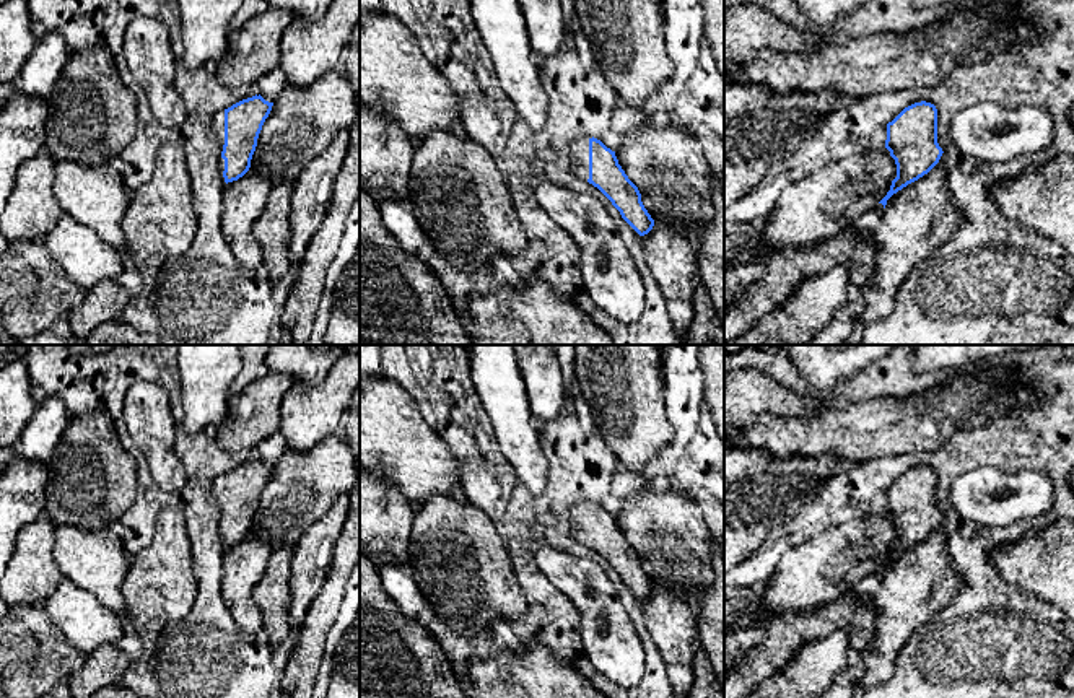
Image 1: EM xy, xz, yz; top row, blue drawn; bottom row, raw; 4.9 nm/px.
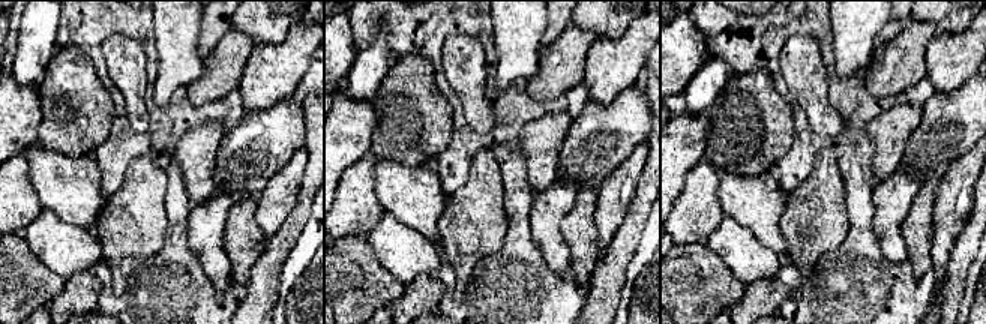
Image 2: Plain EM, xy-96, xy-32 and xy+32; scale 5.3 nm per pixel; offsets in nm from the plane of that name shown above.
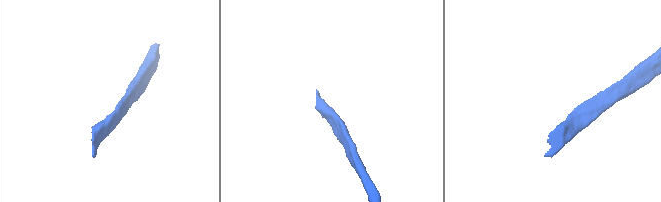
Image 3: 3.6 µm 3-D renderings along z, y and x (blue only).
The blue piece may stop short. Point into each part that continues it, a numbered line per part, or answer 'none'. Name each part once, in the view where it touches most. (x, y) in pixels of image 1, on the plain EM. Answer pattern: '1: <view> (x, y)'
1: xz (580, 513)

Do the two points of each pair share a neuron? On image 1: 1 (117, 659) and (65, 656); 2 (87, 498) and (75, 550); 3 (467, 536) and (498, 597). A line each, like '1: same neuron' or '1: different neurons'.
1: different neurons
2: different neurons
3: same neuron

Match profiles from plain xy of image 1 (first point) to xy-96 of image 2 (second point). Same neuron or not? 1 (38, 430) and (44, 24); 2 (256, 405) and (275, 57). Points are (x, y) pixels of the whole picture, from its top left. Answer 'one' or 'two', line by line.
1: one
2: two

